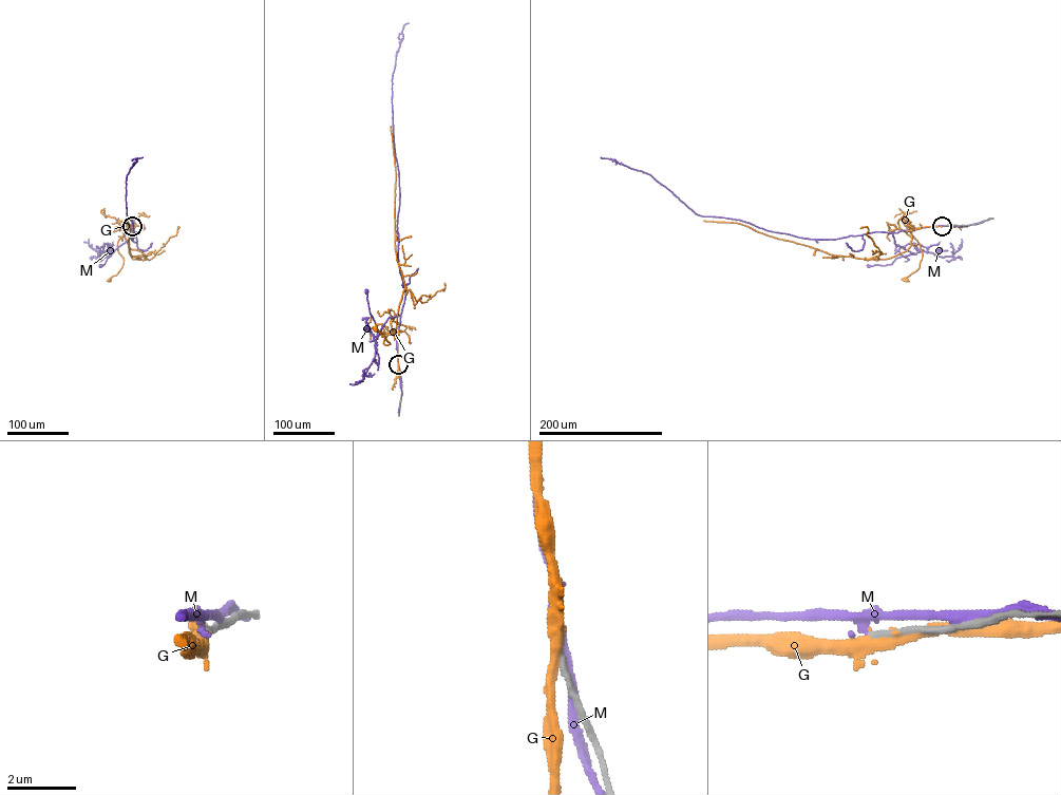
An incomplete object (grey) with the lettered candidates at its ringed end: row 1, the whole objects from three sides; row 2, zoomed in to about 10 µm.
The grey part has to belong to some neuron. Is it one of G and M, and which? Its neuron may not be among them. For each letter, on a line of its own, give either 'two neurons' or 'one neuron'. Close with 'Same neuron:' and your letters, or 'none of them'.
G: two neurons
M: two neurons
Same neuron: none of them

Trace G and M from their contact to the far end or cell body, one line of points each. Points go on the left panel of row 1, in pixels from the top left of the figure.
G: (132, 226), (118, 241), (124, 264), (109, 280)
M: (132, 226), (134, 233), (100, 266)

